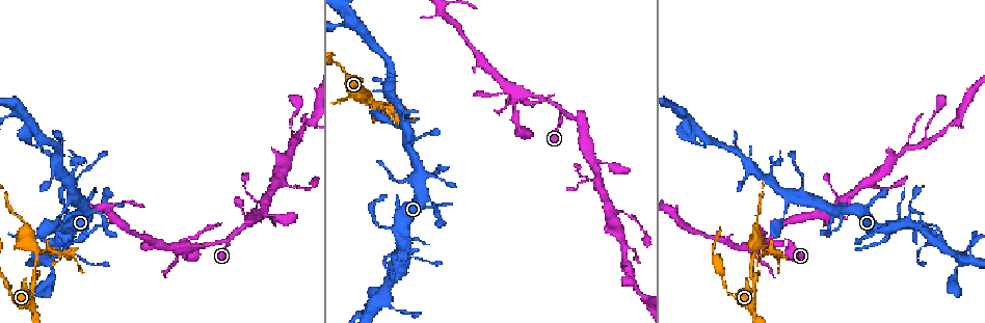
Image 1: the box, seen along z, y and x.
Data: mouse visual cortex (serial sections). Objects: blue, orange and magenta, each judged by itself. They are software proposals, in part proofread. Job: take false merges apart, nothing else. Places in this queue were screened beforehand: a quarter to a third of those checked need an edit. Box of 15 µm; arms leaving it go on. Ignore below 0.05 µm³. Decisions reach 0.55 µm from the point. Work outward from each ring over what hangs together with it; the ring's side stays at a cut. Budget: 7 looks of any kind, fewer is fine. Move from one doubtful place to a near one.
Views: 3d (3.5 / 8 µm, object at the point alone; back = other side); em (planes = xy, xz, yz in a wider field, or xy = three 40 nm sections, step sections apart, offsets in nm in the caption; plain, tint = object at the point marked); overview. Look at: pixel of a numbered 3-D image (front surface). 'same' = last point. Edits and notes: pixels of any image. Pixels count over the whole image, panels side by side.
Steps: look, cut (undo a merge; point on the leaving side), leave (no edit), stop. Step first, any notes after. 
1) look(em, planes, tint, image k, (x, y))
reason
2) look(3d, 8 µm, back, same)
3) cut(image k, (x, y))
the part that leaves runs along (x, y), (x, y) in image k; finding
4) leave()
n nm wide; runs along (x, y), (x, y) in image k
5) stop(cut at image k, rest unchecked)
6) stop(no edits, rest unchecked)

look(3d, 3.5 µm, back, image 1, (753, 311))
thin neck

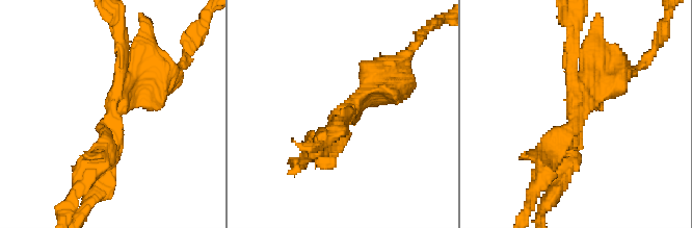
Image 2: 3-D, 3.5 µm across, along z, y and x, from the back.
cut(image 2, (553, 194))
the part that leaves runs along (573, 77), (573, 23) in image 2; a second cell is stuck on

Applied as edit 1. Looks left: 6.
look(overview)
redraw

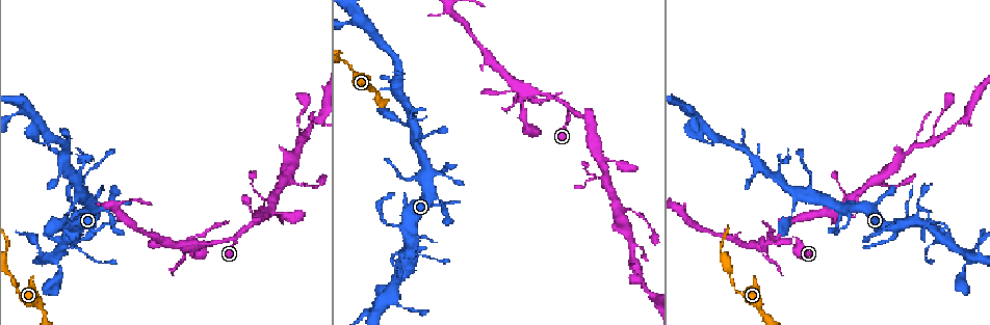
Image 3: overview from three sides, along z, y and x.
look(3d, 3.5 µm, image 3, (571, 109))
three arms meet

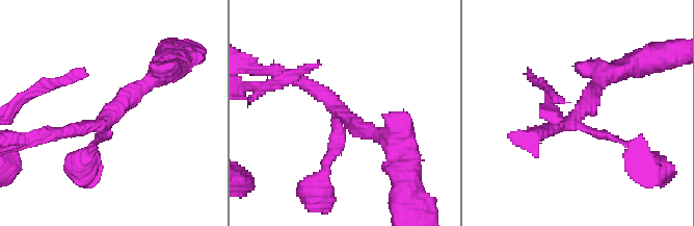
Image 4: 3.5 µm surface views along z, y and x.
look(em, xy, step 1, tint, image 4, (338, 110))
3 arms; arms of 100, 200, 250 nm; now the EM

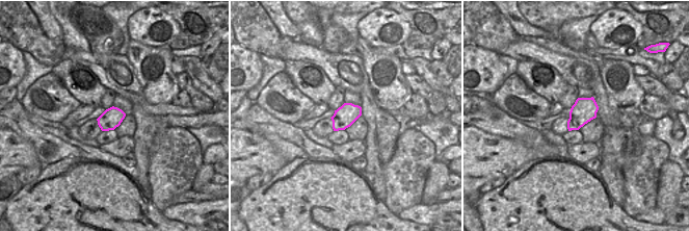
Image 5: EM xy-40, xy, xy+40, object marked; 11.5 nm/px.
leave()
runs along (90, 149), (113, 110), (155, 76) in image 4; continuous, no second cell

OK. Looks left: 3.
look(3d, 8 µm, image 3, (876, 181))
calibre changes

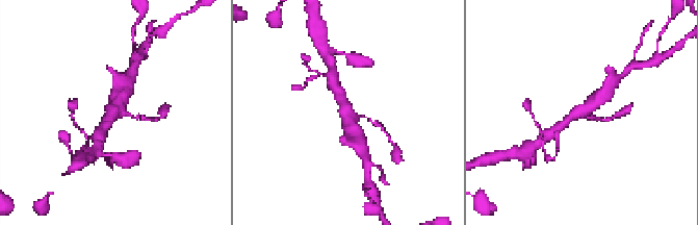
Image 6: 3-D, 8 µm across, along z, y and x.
look(em, xy, step 1, tint, image 6, (113, 112))
3 arms; arms of 100, 300, 450 nm

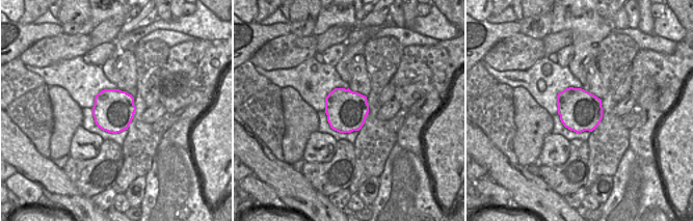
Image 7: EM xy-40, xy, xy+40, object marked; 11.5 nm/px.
leave()
runs along (562, 126), (605, 93) in image 6; continuous, no second cell

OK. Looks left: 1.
stop(cut at image 2, rest unchecked)

